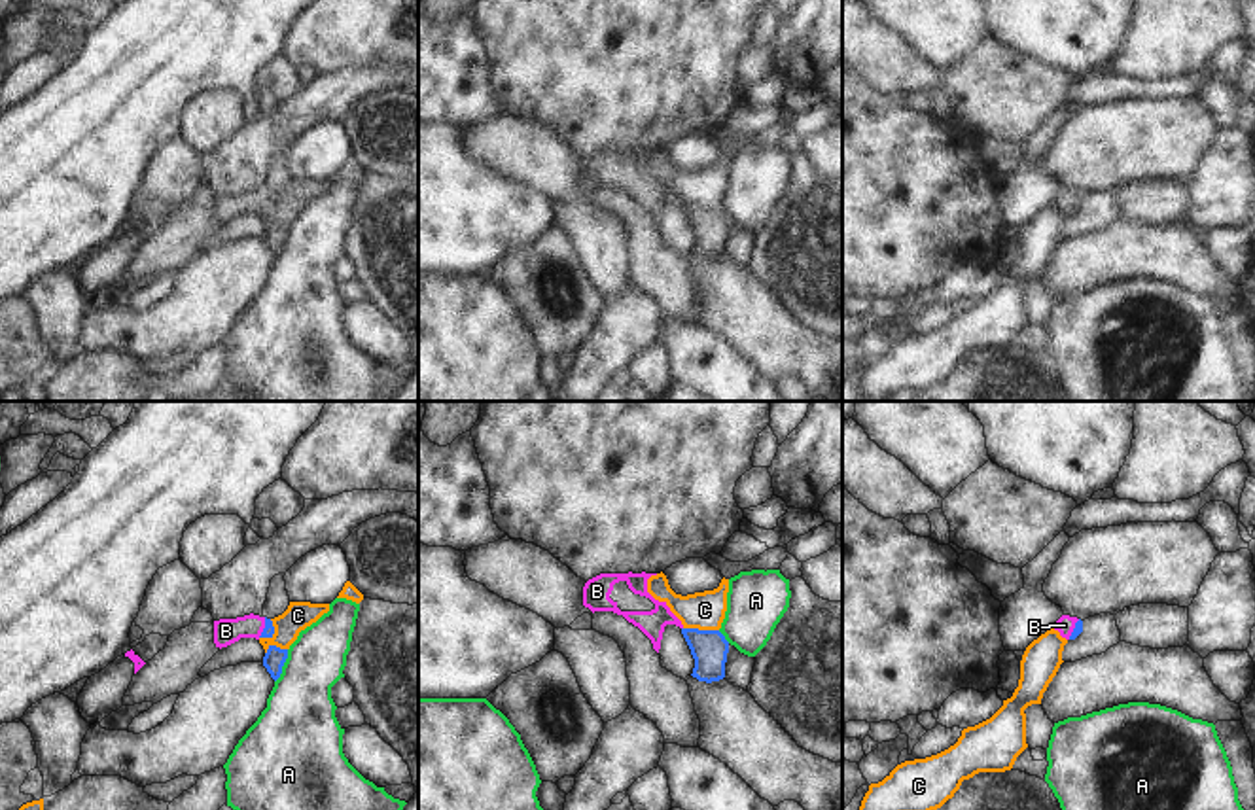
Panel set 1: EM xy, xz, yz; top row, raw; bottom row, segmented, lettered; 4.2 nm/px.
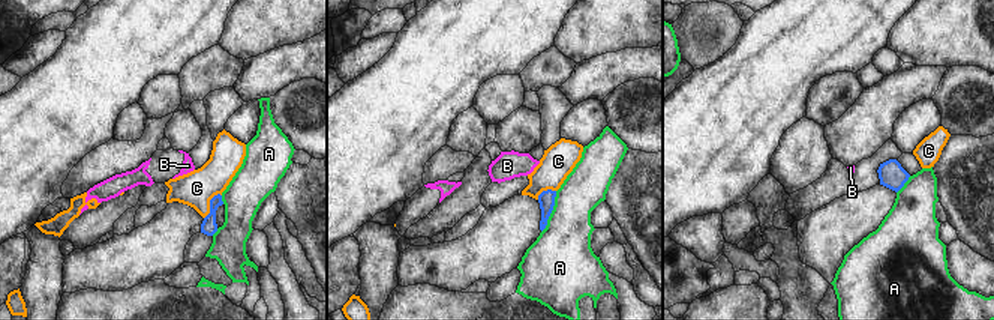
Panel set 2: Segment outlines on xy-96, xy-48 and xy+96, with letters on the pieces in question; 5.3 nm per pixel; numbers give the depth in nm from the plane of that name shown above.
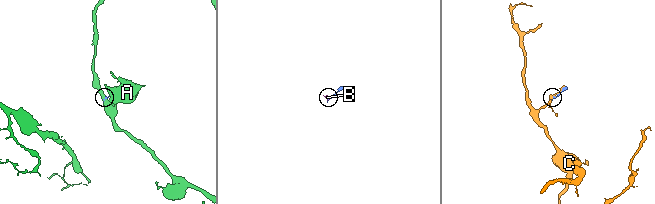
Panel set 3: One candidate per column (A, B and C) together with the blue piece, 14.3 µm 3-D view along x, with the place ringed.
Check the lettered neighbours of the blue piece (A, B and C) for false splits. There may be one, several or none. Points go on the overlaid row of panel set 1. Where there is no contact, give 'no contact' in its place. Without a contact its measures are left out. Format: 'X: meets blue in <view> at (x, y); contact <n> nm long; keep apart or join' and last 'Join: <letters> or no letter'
A: meets blue in xy at (282, 665); contact 160 nm long; keep apart
B: meets blue in xy at (265, 627); contact 90 nm long; join
C: meets blue in xz at (701, 631); contact 150 nm long; keep apart
Join: B

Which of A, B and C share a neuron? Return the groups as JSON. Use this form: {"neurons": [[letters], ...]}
{"neurons": [["A"], ["B"], ["C"]]}

